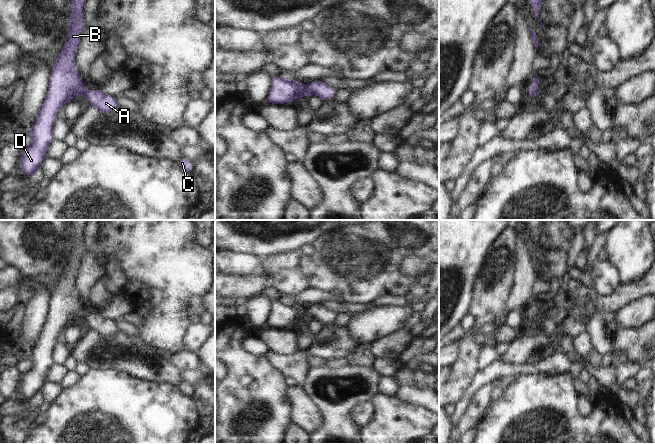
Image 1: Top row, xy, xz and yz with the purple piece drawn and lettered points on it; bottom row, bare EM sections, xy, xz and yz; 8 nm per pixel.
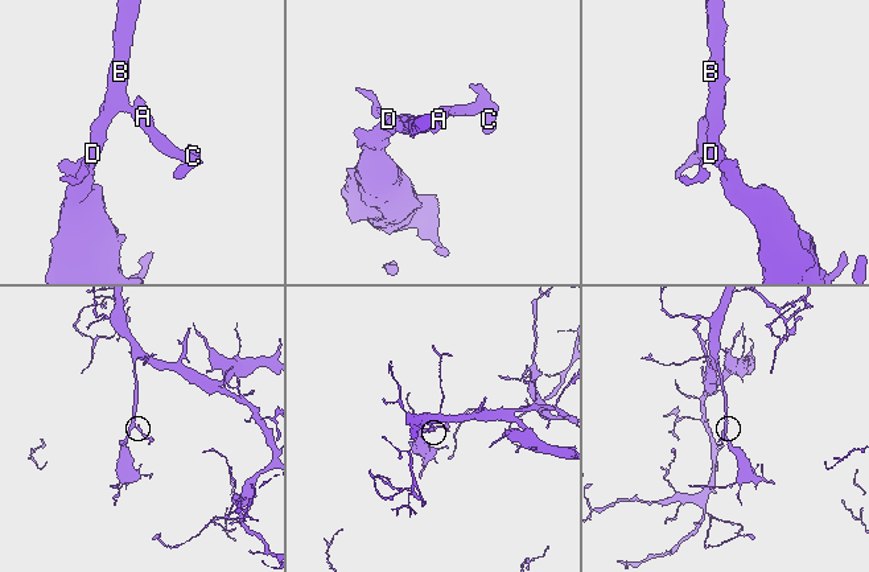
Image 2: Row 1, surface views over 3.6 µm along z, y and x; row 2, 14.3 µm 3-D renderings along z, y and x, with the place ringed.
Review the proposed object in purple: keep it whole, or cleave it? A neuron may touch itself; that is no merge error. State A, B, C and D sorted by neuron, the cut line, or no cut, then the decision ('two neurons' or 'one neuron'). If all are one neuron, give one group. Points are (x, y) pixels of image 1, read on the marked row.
A B C D; no cut; one neuron

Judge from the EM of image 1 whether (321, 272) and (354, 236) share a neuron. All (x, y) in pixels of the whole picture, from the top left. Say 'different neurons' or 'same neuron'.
same neuron

